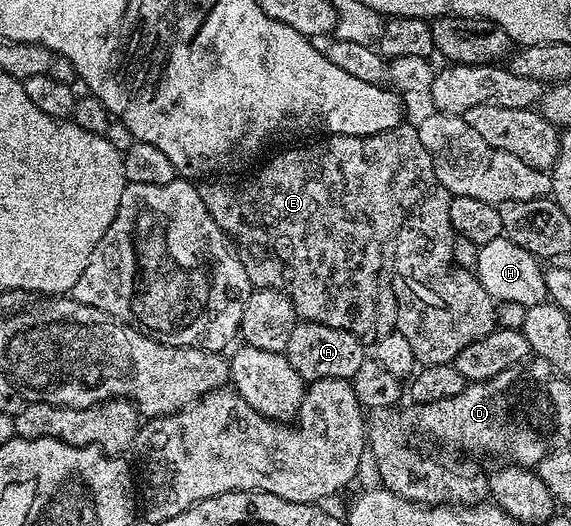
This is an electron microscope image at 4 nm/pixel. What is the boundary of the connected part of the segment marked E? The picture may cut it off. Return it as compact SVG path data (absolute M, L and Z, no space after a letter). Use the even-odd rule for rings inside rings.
M403 122L397 124L392 130L384 130L380 134L368 134L367 136L335 136L326 134L321 137L315 144L306 144L303 148L290 148L294 146L286 146L283 152L278 152L259 172L254 172L251 176L246 176L243 180L234 180L231 184L210 184L214 182L202 182L197 185L200 198L204 198L204 206L208 206L208 214L212 214L212 218L216 222L216 226L220 226L220 230L226 233L233 249L237 252L240 262L244 266L244 270L248 274L251 285L255 289L259 288L277 288L283 295L287 296L294 307L295 317L301 318L303 321L311 324L323 324L324 326L332 326L336 330L348 330L354 336L363 342L373 342L378 337L388 334L389 332L399 332L404 334L404 338L408 338L408 342L412 342L412 350L416 354L419 365L427 364L453 364L454 359L458 357L460 352L466 346L472 346L472 342L476 342L493 332L496 327L496 301L493 296L488 294L488 290L484 290L484 286L478 280L474 272L464 270L456 261L454 261L454 237L456 235L452 226L452 218L450 217L451 194L440 182L440 178L436 178L436 170L432 166L432 158L428 154L428 150L424 150L424 142L420 142L420 134L417 127L413 123Z

